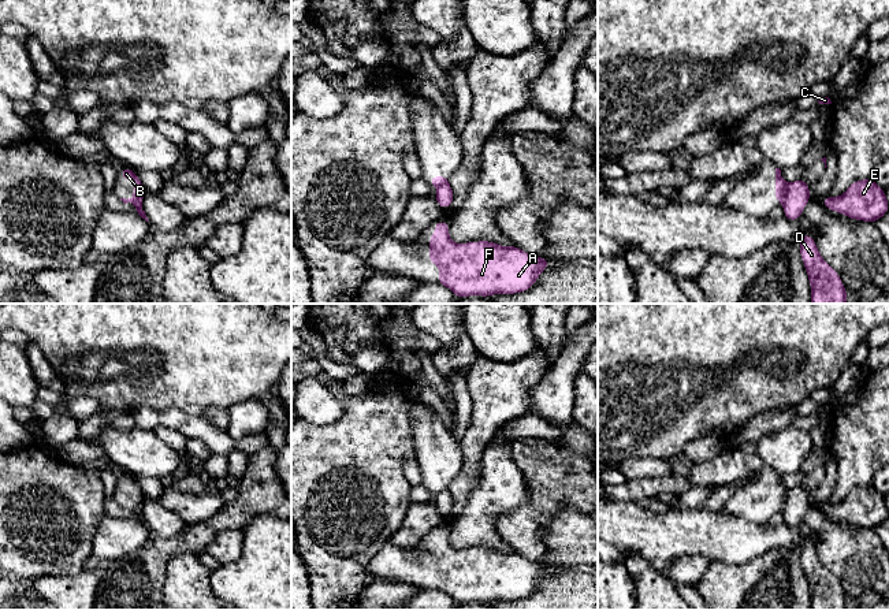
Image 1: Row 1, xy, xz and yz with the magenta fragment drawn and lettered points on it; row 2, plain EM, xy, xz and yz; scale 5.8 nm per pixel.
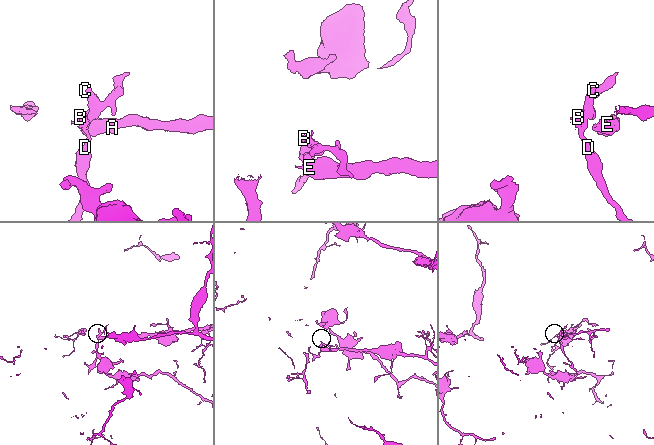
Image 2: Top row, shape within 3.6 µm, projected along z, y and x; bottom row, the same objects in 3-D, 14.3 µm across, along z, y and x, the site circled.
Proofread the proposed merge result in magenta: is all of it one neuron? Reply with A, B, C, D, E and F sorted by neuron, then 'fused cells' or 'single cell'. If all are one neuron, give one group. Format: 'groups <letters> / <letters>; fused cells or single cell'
groups A B E F / C D; fused cells

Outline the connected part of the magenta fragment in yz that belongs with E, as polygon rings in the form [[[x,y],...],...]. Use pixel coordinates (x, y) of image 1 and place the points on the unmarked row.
[[[874,486],[855,487],[842,502],[826,502],[822,509],[830,517],[870,529],[875,529],[889,517],[885,496]]]

